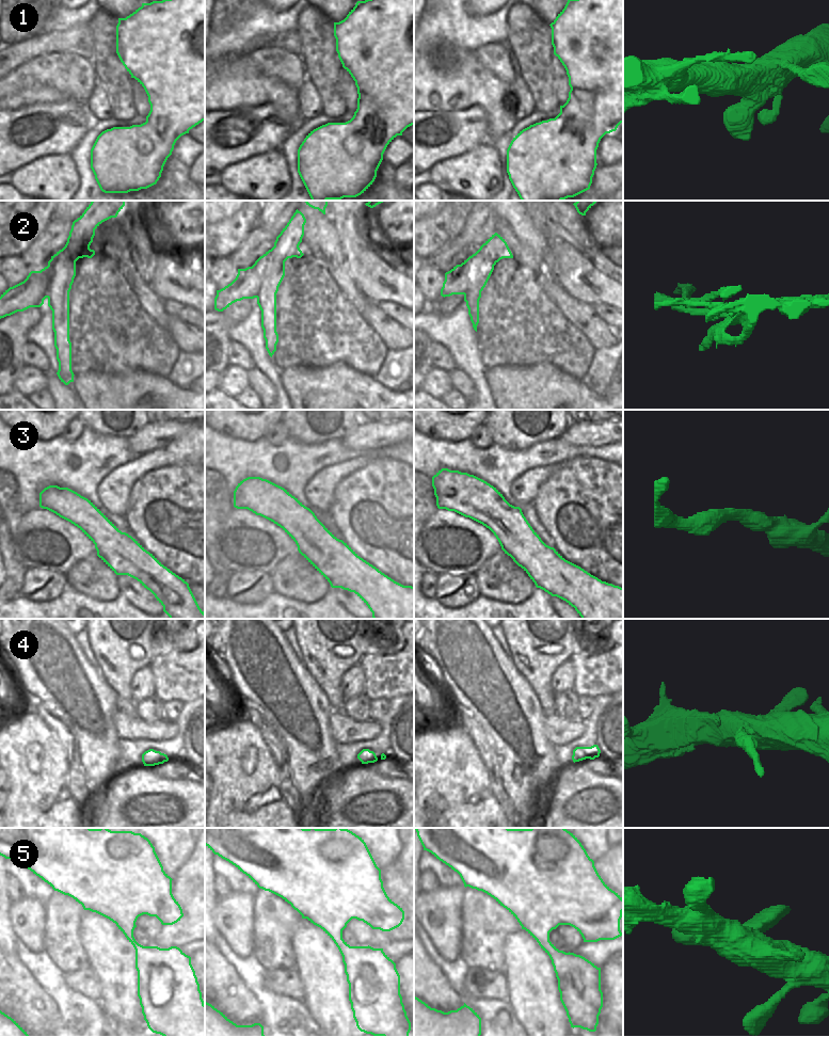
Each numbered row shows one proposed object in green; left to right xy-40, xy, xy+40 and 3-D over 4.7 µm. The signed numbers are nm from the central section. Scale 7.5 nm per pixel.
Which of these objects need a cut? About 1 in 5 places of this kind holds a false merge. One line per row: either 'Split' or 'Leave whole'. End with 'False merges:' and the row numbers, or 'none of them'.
1: Leave whole
2: Split
3: Leave whole
4: Split
5: Leave whole
False merges: 2, 4

